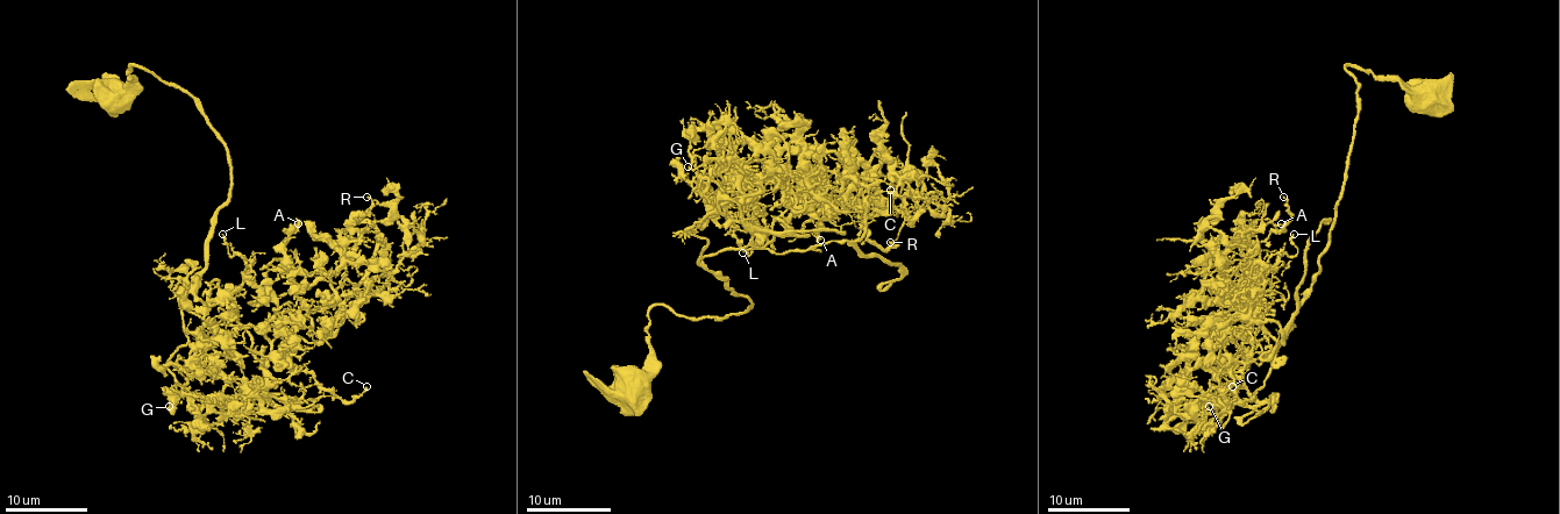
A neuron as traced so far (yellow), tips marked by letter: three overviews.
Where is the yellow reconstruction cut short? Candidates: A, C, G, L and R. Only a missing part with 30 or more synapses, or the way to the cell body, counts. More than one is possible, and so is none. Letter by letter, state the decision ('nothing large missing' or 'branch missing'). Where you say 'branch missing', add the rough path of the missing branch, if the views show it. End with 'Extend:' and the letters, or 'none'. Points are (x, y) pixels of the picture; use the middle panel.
A: nothing large missing
C: nothing large missing
G: nothing large missing
L: nothing large missing
R: nothing large missing
Extend: none

